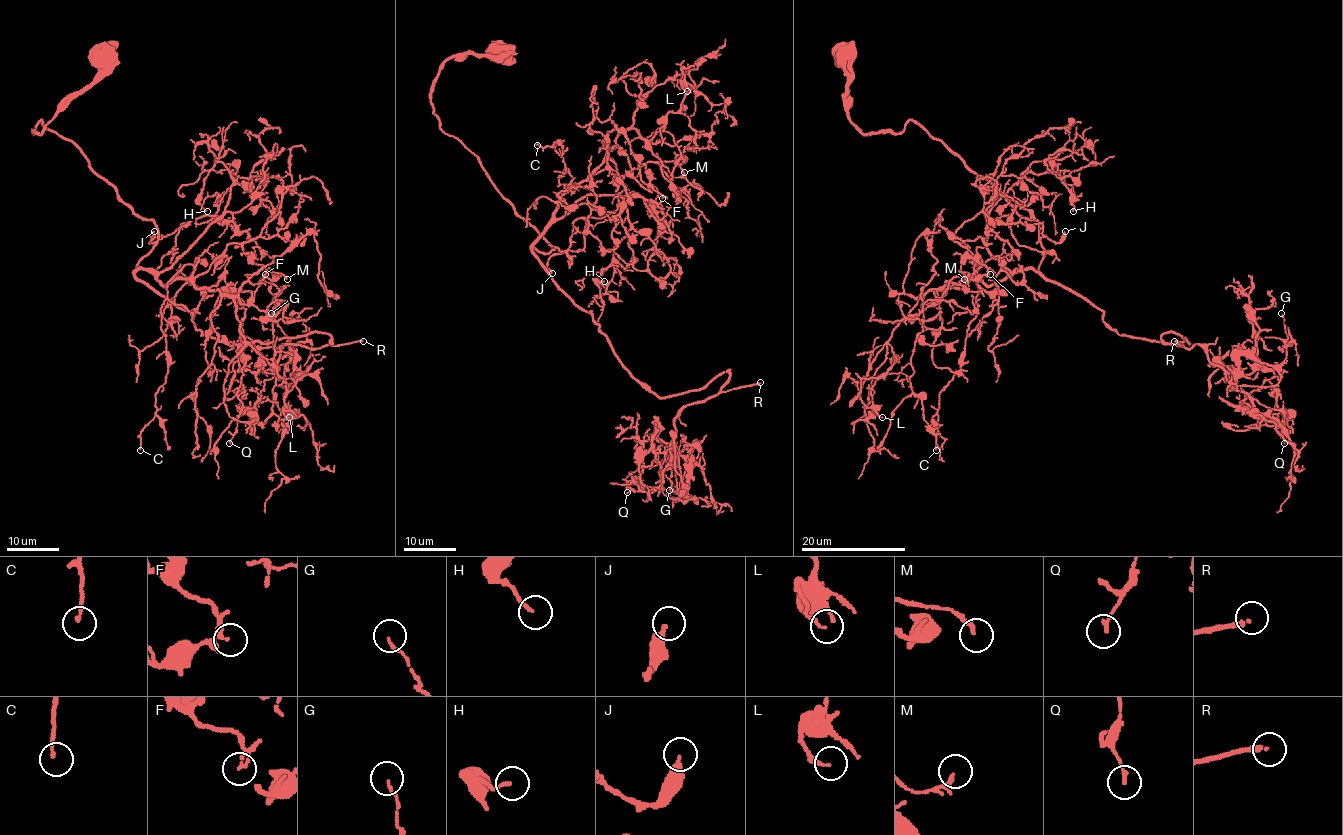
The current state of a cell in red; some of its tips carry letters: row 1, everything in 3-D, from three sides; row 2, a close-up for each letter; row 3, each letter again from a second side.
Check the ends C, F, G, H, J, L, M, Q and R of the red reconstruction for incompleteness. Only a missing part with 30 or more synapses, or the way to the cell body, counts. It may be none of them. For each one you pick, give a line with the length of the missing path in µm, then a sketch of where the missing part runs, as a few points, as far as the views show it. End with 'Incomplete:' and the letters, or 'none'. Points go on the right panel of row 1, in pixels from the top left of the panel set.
R: about 45 µm are missing; missing branch runs (1174, 341), (1140, 341), (1141, 330), (1132, 333), (1142, 311), (1154, 313), (1168, 291), (1176, 290), (1174, 295)
Incomplete: R

